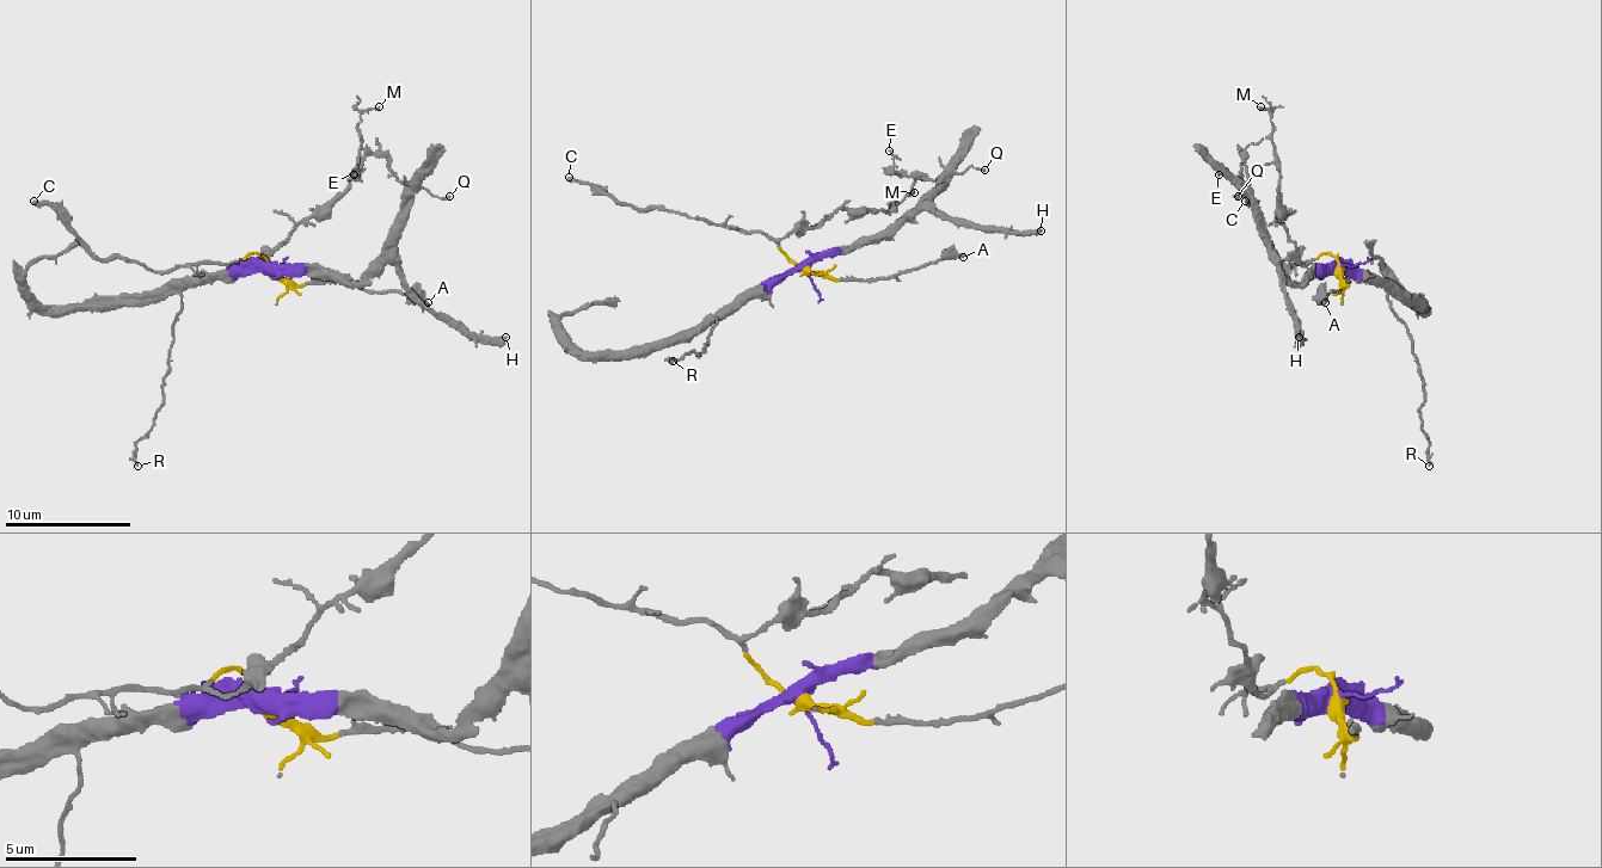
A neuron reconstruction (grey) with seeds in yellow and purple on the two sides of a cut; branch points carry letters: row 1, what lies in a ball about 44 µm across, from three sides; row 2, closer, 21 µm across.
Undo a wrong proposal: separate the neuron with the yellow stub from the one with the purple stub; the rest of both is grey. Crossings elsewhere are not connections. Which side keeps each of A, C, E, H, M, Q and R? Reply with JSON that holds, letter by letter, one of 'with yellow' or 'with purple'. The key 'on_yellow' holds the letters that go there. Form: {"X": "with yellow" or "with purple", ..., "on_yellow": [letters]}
{"A": "with yellow", "C": "with yellow", "E": "with purple", "H": "with purple", "M": "with yellow", "Q": "with purple", "R": "with purple", "on_yellow": ["A", "C", "M"]}

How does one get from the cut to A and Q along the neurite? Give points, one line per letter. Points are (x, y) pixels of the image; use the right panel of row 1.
A: (1338, 269), (1348, 284), (1348, 281), (1338, 290), (1332, 290), (1326, 303)
Q: (1338, 269), (1311, 272), (1291, 281), (1272, 253), (1253, 205), (1241, 194), (1241, 188), (1235, 197), (1238, 197)

